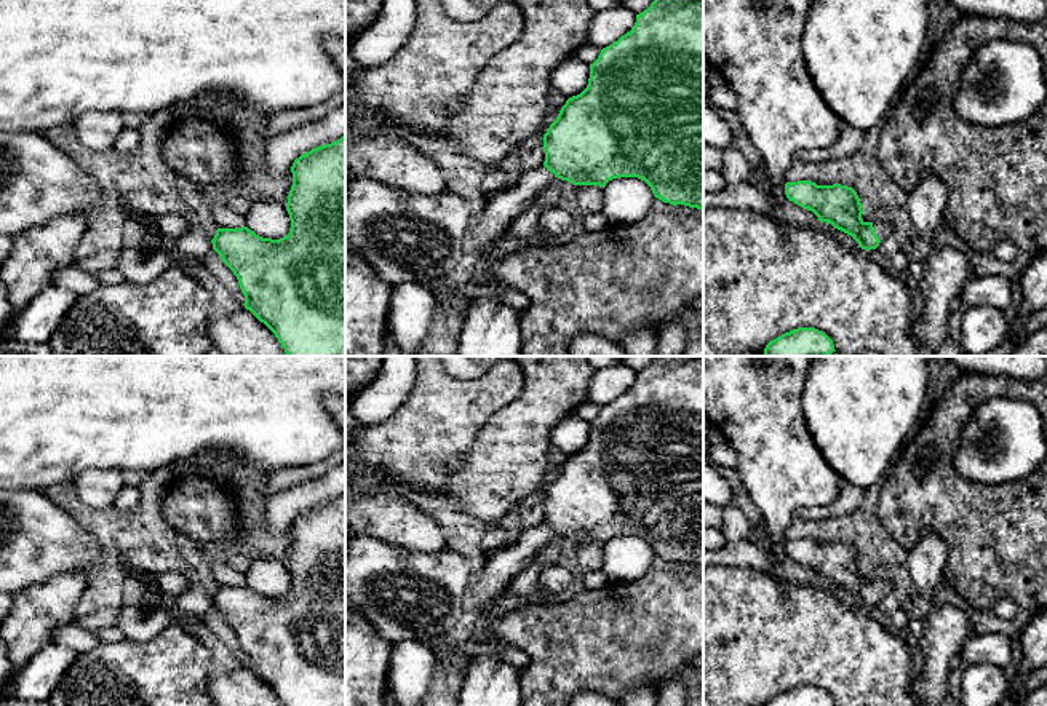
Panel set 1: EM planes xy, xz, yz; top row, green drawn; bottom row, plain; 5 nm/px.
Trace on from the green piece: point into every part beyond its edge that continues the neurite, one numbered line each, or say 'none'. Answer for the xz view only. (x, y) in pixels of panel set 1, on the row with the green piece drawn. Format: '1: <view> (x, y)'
1: xz (502, 208)

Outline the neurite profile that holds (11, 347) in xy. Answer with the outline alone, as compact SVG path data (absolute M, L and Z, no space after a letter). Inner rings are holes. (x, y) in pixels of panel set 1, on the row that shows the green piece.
M0 339L0 356L51 356L51 348L48 343Z

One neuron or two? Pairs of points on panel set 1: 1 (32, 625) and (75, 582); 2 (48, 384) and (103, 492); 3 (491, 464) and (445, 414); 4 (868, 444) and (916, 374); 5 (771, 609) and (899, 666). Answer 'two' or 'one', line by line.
1: one
2: two
3: two
4: one
5: one

